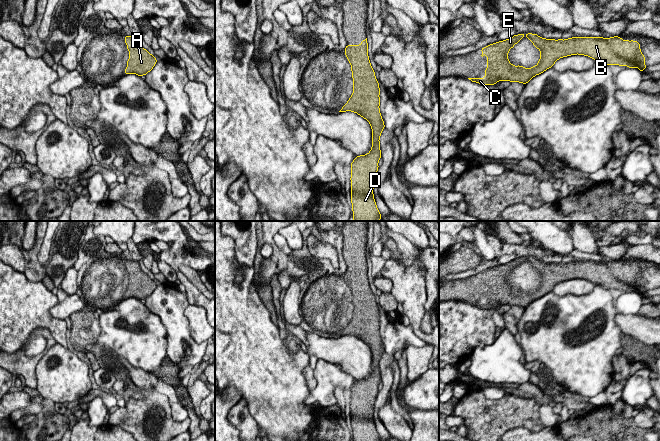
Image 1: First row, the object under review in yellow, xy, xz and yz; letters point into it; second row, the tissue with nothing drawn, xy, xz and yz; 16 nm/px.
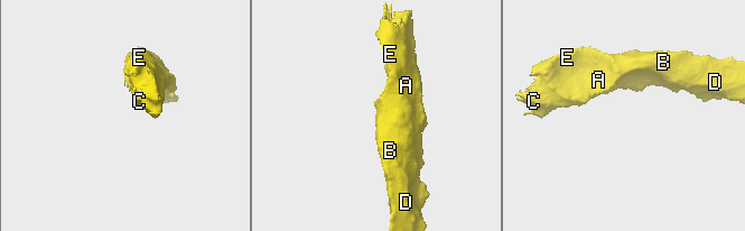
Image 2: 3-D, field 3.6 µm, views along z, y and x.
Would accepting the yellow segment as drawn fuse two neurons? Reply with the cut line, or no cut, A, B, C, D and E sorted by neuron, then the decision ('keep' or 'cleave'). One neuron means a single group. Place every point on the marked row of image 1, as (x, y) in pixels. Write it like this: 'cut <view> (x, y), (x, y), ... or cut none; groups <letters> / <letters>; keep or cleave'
cut none; groups A B C D E; keep

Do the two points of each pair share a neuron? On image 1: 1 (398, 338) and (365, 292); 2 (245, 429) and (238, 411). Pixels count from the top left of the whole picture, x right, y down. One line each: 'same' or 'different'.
1: different
2: same

